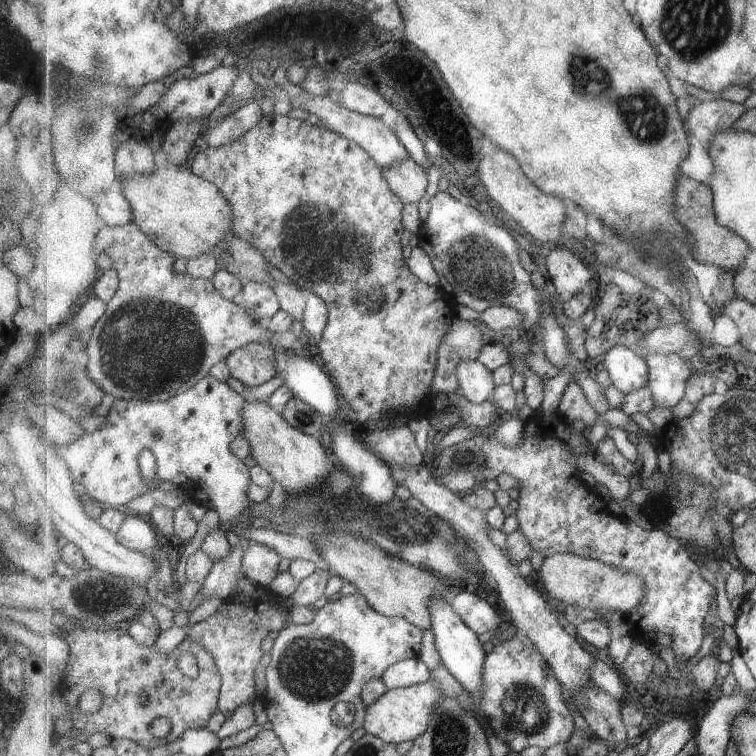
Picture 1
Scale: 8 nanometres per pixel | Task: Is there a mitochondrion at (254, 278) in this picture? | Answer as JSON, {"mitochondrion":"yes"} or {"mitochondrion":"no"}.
{"mitochondrion":"no"}

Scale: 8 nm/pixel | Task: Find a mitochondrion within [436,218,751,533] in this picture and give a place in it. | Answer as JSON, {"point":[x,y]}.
{"point":[478,266]}

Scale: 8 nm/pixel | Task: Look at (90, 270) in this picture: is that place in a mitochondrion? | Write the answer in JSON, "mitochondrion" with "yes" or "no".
{"mitochondrion":"no"}

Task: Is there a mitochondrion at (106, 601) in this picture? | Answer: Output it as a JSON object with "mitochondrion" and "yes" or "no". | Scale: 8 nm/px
{"mitochondrion":"yes"}

